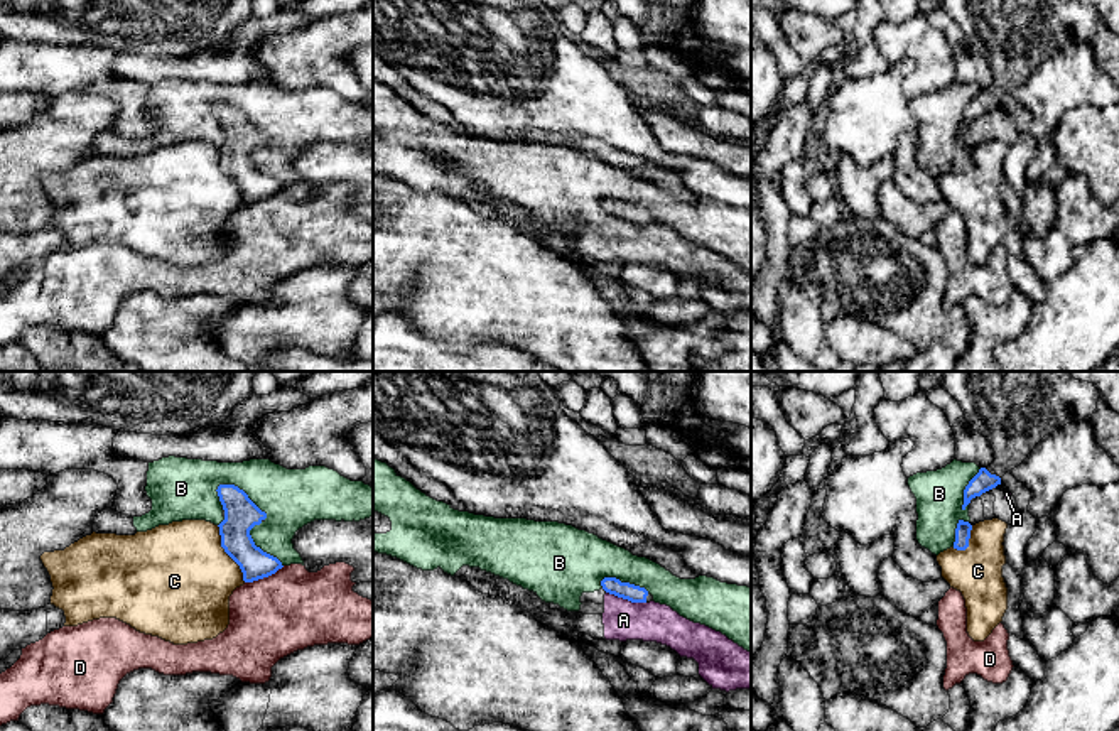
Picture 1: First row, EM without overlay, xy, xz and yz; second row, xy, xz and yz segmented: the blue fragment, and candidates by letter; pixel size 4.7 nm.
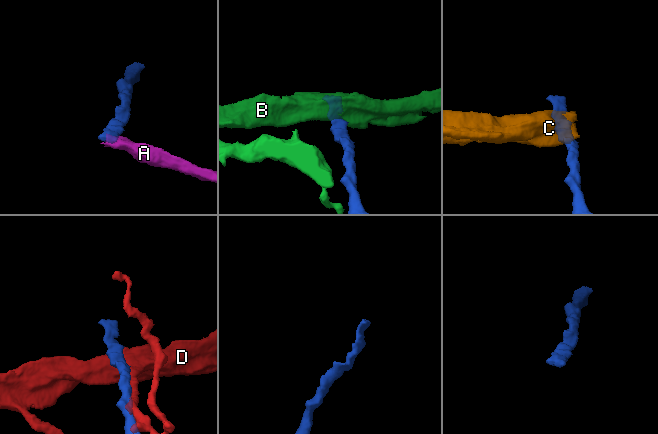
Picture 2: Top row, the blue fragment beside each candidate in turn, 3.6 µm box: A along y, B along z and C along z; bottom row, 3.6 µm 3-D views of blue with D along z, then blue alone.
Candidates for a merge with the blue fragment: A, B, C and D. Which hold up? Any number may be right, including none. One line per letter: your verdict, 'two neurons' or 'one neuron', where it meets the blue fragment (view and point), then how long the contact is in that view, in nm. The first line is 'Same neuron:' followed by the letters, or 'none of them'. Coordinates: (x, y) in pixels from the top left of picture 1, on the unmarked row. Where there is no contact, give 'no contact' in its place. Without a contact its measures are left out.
Same neuron: none of them
A: two neurons; meets blue in xz at (627, 220); contact 200 nm long
B: two neurons; meets blue in xy at (243, 113); contact 280 nm long
C: two neurons; meets blue in xy at (227, 174); contact 300 nm long
D: two neurons; meets blue in xy at (264, 198); contact 200 nm long

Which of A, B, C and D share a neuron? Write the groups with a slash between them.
A B / C / D

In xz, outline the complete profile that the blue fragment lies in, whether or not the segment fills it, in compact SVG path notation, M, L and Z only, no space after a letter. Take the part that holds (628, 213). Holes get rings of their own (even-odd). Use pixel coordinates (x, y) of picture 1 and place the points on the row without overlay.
M604 199L601 203L601 208L606 214L628 221L631 225L646 225L648 213L645 209L621 204L616 199Z

